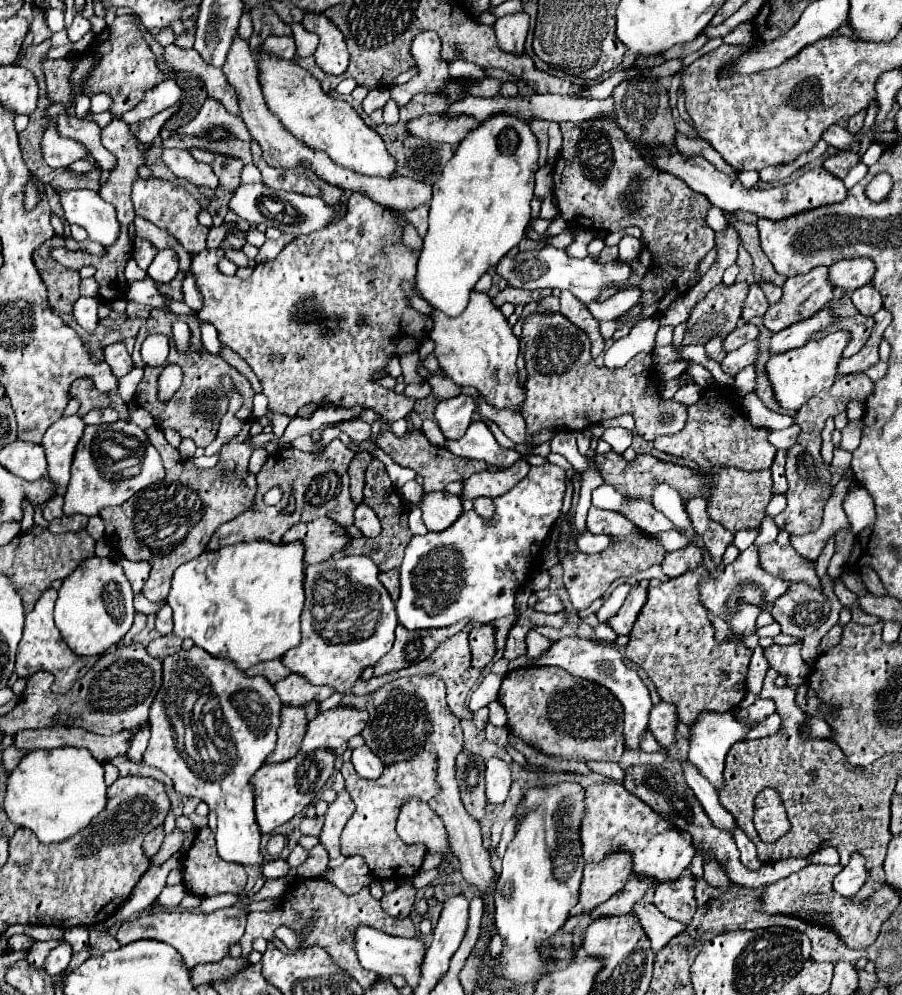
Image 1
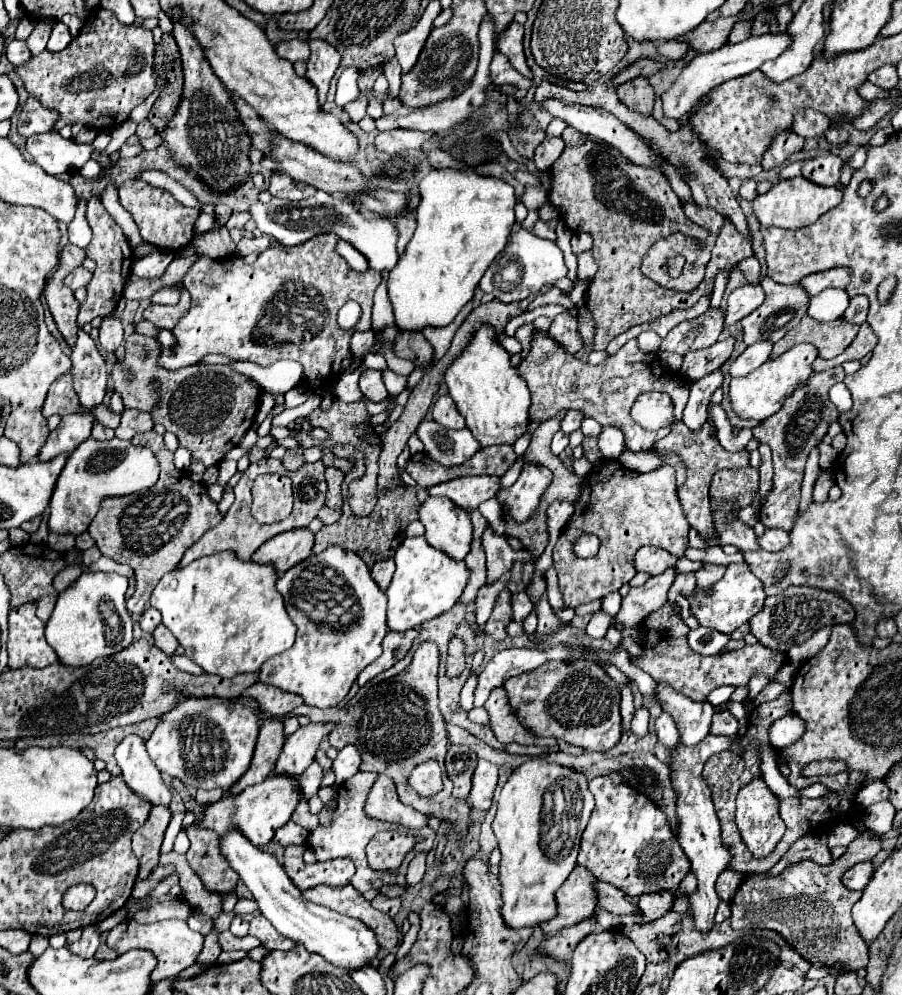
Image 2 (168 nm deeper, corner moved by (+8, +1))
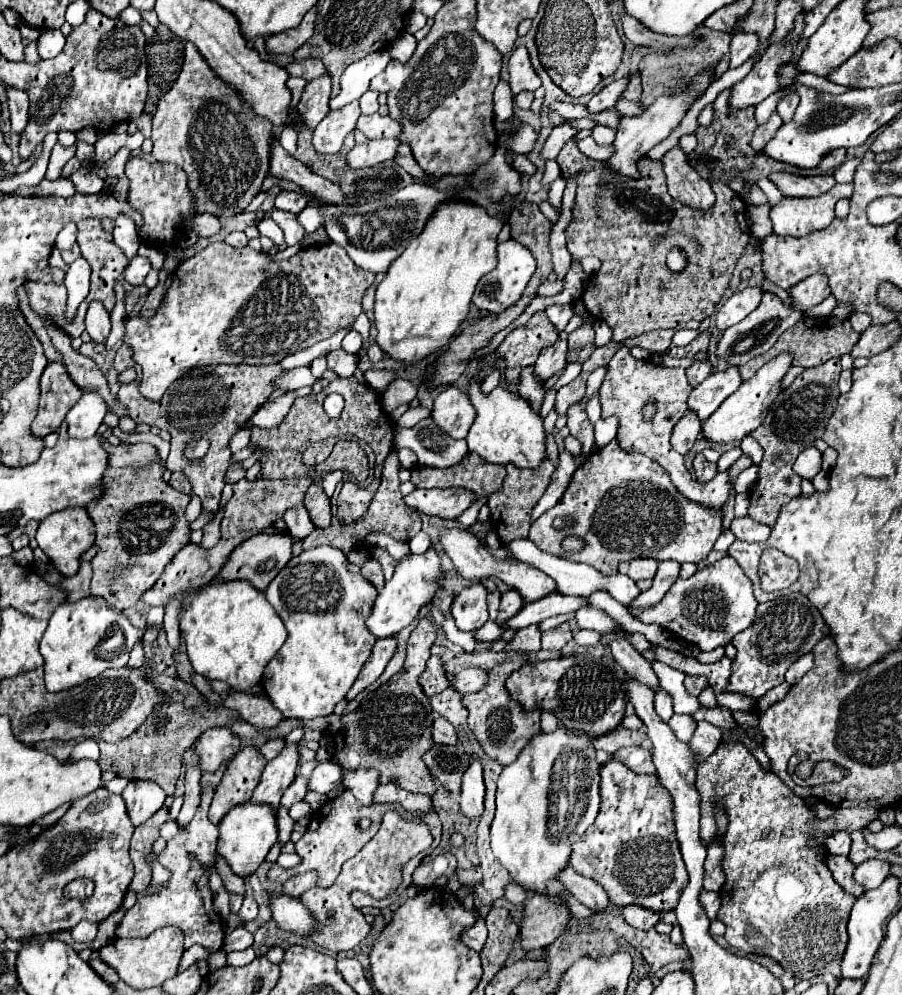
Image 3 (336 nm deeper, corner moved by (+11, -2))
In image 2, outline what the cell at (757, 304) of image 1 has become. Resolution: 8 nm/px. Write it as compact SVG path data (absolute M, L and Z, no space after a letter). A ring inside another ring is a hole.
M745 284L729 294L727 310L725 310L725 324L737 324L741 318L751 314L755 308L759 308L765 300L765 294L759 284Z

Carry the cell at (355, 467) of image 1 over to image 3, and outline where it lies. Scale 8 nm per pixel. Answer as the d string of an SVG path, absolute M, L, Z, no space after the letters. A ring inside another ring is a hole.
M312 483L306 493L306 509L310 511L310 519L314 519L316 527L328 527L330 525L330 499L324 493L324 487L320 483Z

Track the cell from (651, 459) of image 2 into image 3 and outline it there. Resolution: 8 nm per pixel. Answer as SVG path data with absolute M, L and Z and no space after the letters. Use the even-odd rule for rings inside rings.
M686 411L686 415L674 425L672 439L670 439L672 447L678 453L686 455L692 449L692 445L696 441L696 435L700 433L700 429L702 429L702 423L700 423L698 415L694 411Z

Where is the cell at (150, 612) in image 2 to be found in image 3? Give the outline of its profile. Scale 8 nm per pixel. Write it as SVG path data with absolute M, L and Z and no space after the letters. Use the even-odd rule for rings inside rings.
M140 640L132 648L127 666L140 667L140 665L143 665L144 661L145 661L145 654L142 648L142 640Z

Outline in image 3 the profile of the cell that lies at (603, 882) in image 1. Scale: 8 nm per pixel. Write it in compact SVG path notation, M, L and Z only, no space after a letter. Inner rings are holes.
M532 895L524 903L524 923L520 929L526 951L542 949L554 943L570 921L570 907L556 895Z

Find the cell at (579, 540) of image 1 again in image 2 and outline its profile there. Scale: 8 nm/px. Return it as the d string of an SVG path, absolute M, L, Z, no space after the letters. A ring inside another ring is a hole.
M489 528L483 534L483 546L487 554L487 582L497 582L505 572L509 572L513 561L524 562L532 558L526 550L515 551L503 536L495 536L495 532Z

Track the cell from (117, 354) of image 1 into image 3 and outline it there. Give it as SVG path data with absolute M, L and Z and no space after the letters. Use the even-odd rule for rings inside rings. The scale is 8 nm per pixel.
M92 301L90 307L88 307L88 313L86 313L86 331L90 333L92 341L106 343L108 333L110 333L110 315L100 305L100 301Z

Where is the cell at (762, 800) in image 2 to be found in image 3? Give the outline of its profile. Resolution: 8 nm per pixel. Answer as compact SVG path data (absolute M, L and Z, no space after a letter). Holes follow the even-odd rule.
M722 741L718 749L698 765L696 777L698 791L702 793L702 841L706 845L714 837L714 819L712 805L722 803L730 815L730 825L724 833L724 873L726 887L720 891L722 907L718 911L718 919L726 923L726 941L732 947L738 947L746 953L760 953L776 959L786 971L790 971L796 979L812 979L824 973L834 973L834 977L842 977L840 963L848 943L848 915L856 901L854 895L846 893L832 877L832 873L824 861L825 838L834 831L852 833L867 826L878 818L878 809L874 807L854 806L839 807L832 818L827 820L812 817L806 809L804 801L796 797L774 773L764 771L760 763L752 757L752 753L738 741ZM809 839L815 839L820 846L812 848ZM810 851L810 853L806 853ZM806 853L806 855L802 855Z

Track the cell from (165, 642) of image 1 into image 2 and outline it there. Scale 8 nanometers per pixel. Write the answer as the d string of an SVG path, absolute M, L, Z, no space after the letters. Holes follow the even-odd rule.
M163 624L157 626L157 630L153 632L153 638L155 638L155 646L161 648L167 656L171 656L175 652L175 648L179 646L179 642L169 634L169 630Z

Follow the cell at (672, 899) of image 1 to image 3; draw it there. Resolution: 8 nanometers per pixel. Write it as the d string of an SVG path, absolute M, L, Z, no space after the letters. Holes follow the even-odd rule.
M628 905L626 909L624 909L624 921L626 923L630 923L632 927L636 927L636 929L642 929L642 931L648 931L648 929L652 929L658 921L660 921L660 913L658 911L652 911L652 909L646 909L646 907L642 907L642 905Z

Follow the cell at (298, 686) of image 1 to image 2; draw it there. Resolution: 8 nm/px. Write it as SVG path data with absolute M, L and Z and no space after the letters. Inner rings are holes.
M257 682L257 684L251 686L249 690L245 690L243 696L253 698L253 700L259 704L259 710L261 710L261 712L267 712L267 714L271 714L271 716L285 716L285 714L289 714L293 708L297 708L297 706L303 704L301 696L281 692L279 688L269 686L269 684L263 684L263 682Z

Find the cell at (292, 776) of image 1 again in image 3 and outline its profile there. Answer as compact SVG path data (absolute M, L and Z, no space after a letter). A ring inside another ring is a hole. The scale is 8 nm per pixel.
M246 801L242 805L232 807L222 817L222 821L218 823L218 831L220 831L218 853L228 861L234 873L238 873L240 877L248 877L258 869L258 865L264 861L270 847L276 843L276 833L278 833L276 809L270 805L258 805L258 803Z

